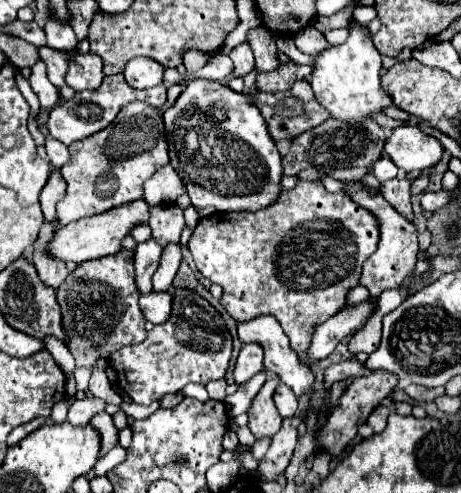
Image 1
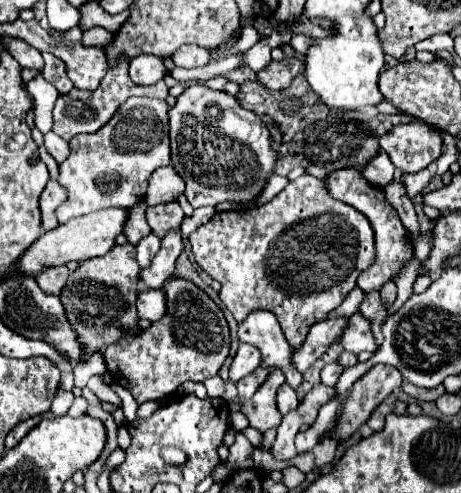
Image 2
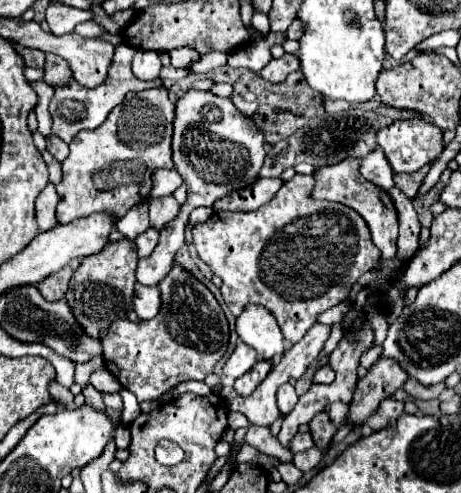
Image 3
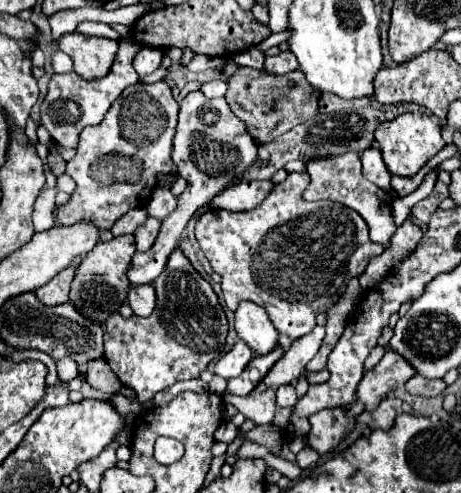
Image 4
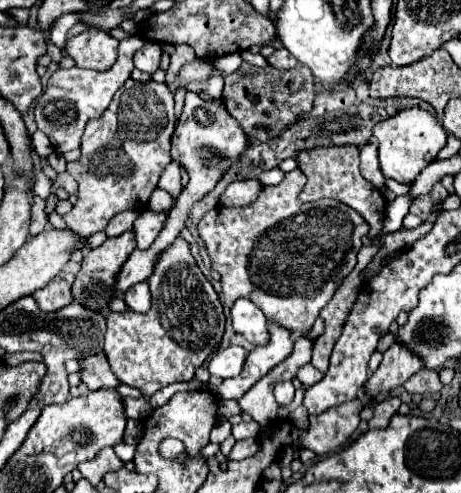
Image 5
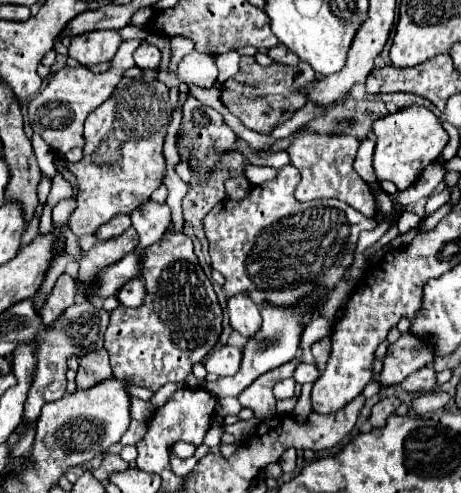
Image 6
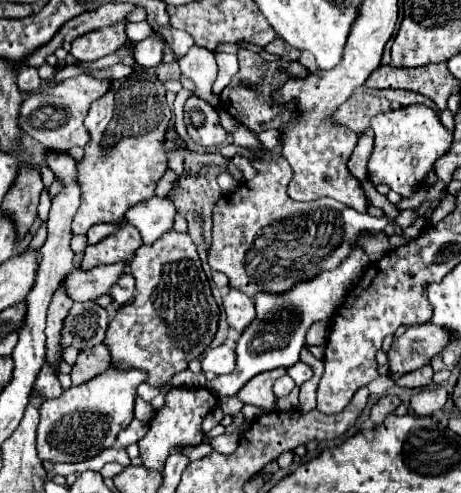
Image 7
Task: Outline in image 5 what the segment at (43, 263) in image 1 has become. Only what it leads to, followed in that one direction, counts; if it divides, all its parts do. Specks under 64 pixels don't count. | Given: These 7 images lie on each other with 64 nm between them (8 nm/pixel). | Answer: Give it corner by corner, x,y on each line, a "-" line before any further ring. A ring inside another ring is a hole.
60,272
44,288
40,288
40,292
34,292
34,300
38,302
40,310
42,312
56,312
56,310
72,304
74,302
72,282
74,282
74,274

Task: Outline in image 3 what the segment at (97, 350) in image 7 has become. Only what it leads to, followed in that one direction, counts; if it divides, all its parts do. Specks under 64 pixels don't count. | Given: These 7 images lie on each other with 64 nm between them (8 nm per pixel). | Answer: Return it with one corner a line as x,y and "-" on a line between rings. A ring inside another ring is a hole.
102,366
102,368
96,370
96,372
92,372
90,384
92,384
96,390
100,390
100,392
120,392
120,390
122,390
120,382
116,380
116,376
114,376
106,366

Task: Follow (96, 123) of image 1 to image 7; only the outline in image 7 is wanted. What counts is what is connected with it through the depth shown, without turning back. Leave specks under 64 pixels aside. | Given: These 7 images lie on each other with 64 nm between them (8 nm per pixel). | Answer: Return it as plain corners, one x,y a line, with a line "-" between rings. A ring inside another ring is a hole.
76,76
70,80
64,80
62,84
34,96
26,96
20,114
18,114
18,128
38,140
46,150
58,148
58,150
70,150
72,146
86,146
90,140
90,134
84,126
84,118
88,114
88,108
94,100
98,100
104,92
108,92
108,80
96,80
92,76

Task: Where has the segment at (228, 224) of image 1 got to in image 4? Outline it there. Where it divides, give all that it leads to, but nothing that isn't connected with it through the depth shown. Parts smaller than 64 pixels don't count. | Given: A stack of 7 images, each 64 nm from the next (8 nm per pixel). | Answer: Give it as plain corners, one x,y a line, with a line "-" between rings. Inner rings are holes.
292,172
282,184
276,184
272,192
252,210
208,210
196,222
196,238
210,260
212,270
222,276
222,294
226,306
236,310
236,304
250,300
268,312
274,328
292,340
312,332
316,316
326,312
338,296
344,292
350,278
364,272
368,260
384,252
382,246
368,238
368,226
358,212
336,202
304,202
302,192
308,186
306,172

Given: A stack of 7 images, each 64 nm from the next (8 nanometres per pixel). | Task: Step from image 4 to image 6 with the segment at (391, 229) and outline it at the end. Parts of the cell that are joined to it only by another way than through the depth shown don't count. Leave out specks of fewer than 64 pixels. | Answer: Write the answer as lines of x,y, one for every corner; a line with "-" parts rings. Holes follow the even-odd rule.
300,132
290,146
288,146
288,156
290,164
300,170
300,182
294,190
294,198
300,202
316,200
316,198
338,198
358,212
362,212
368,218
374,218
376,214
376,202
370,192
370,186
356,176
352,170
352,160
356,156
358,140
354,136
344,136
344,134
312,134
312,132

